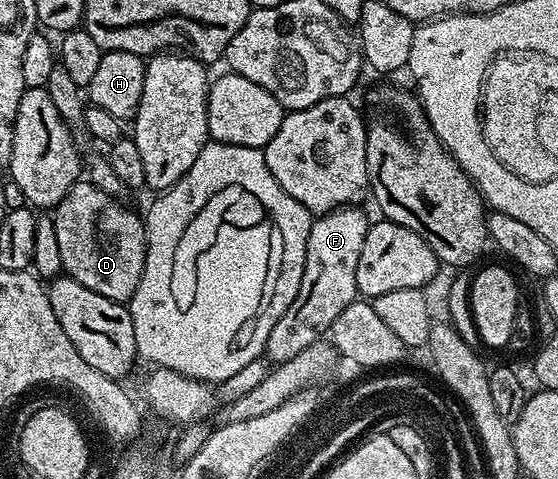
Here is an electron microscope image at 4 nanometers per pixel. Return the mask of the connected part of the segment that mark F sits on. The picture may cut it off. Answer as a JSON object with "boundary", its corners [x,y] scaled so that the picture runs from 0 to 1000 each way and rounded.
{"boundary":[[[645,430],[602,434],[561,457],[548,497],[548,547],[534,614],[527,630],[513,639],[513,656],[491,672],[484,706],[477,706],[471,741],[489,762],[520,756],[520,747],[541,739],[548,722],[568,716],[579,704],[573,699],[593,687],[599,664],[642,624],[642,539],[663,466],[663,453],[649,436]]]}

